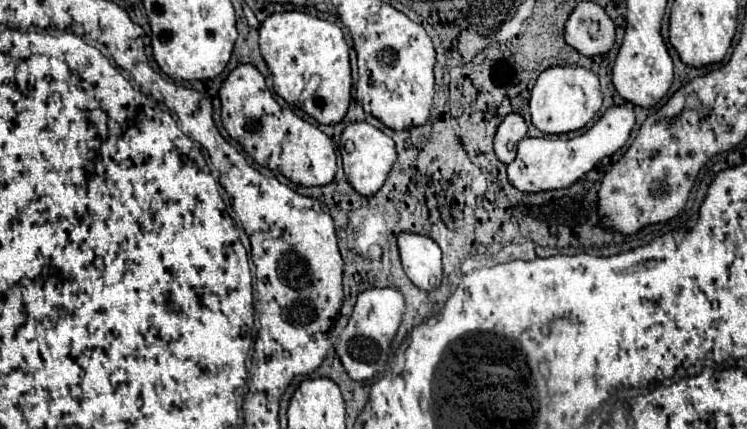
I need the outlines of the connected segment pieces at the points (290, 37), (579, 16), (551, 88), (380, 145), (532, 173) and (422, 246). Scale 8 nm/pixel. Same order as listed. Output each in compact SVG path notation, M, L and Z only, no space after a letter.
M284 11L266 17L260 25L260 53L272 73L274 91L292 105L300 105L300 95L306 89L312 75L320 77L320 85L310 99L304 101L302 109L322 125L336 125L348 111L352 77L348 43L344 41L342 29L330 21L322 21L302 11Z
M582 1L570 13L564 37L568 45L586 57L606 55L614 45L616 25L600 5Z
M550 67L536 79L530 97L532 123L542 133L568 133L582 129L602 107L602 91L598 75L584 67Z
M362 121L362 123L350 123L340 139L340 153L344 161L344 175L348 183L360 193L360 195L374 195L386 181L394 161L396 161L396 147L394 141L376 129L374 125Z
M630 103L612 105L606 113L588 129L584 135L564 139L564 137L524 137L518 143L516 159L508 165L510 183L524 193L538 193L548 189L562 189L576 183L582 175L586 175L600 159L616 153L628 141L632 127L636 123L636 115Z
M400 233L398 249L408 279L422 291L432 291L442 281L442 251L434 239L418 233Z

